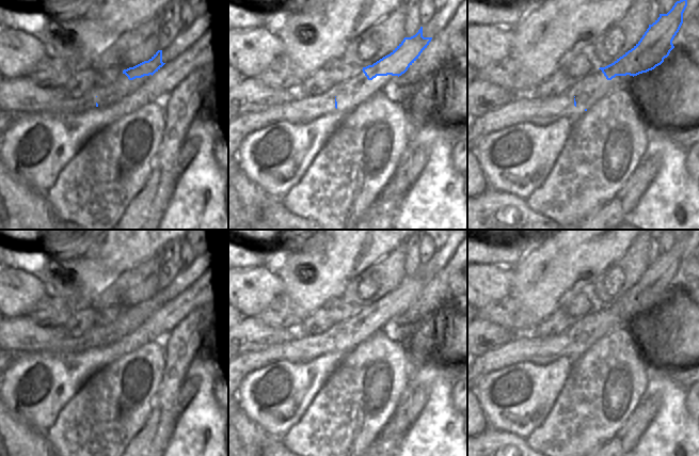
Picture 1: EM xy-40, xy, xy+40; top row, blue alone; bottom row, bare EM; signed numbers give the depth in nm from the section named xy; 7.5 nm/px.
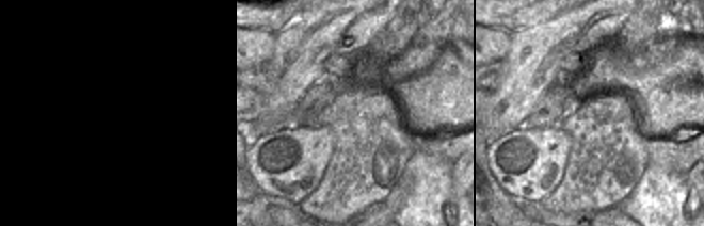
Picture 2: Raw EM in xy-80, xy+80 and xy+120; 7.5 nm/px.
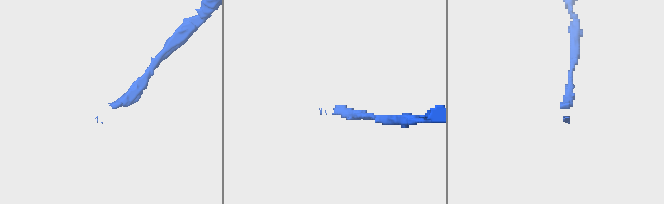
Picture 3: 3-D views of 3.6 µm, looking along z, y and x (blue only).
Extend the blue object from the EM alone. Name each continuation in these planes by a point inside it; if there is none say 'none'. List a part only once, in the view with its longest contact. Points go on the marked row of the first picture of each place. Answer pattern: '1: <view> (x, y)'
1: xy (300, 109)

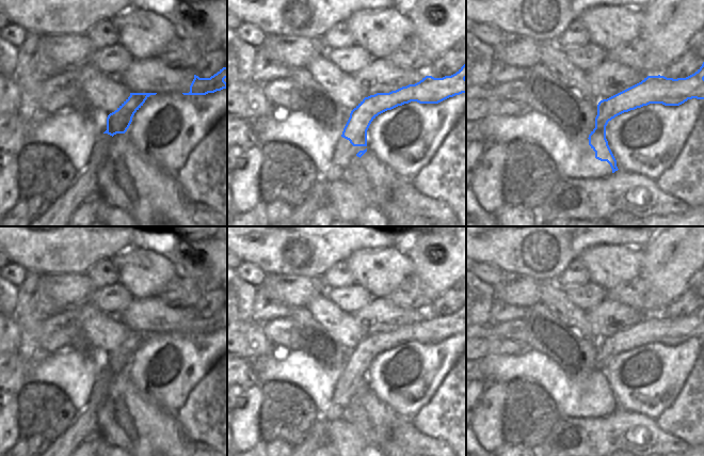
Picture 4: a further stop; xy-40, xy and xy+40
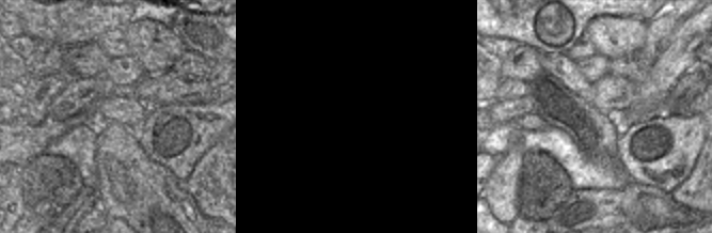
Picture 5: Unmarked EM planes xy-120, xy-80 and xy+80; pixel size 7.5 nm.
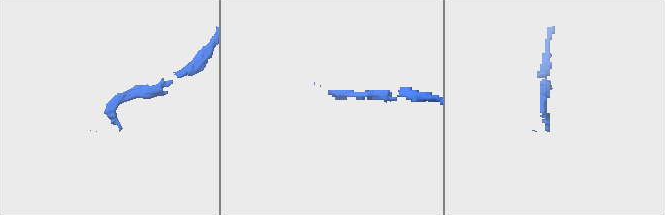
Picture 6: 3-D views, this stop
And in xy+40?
none

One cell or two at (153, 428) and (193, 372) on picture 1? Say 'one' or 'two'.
two

